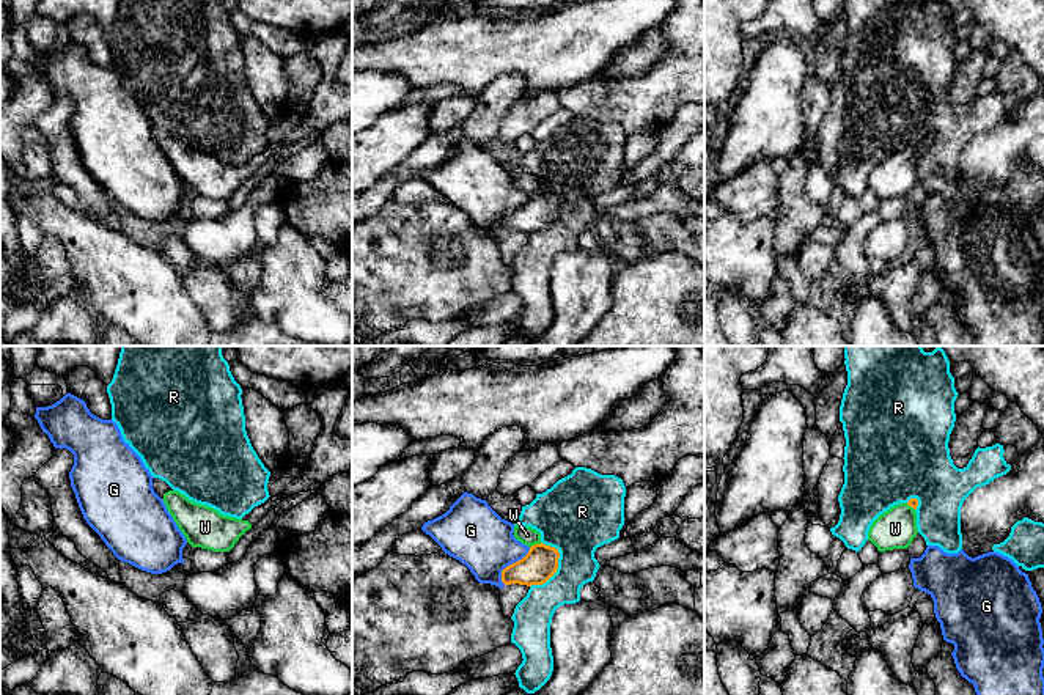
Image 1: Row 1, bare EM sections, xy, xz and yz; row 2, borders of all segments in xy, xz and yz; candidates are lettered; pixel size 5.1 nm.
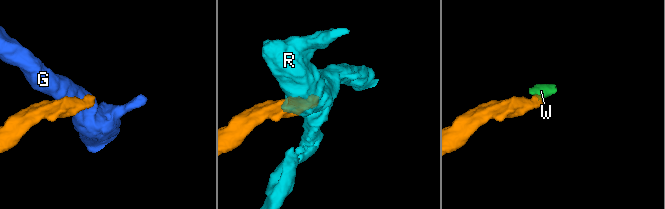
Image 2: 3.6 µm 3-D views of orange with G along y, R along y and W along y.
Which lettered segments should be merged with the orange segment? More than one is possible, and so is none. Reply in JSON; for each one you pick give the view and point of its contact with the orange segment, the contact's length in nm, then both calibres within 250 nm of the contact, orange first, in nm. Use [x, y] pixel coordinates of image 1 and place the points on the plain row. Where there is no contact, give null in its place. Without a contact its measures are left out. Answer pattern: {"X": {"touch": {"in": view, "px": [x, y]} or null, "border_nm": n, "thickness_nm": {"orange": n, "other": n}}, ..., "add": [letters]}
{"W": {"touch": {"in": "xz", "px": [535, 192]}, "border_nm": 70, "thickness_nm": {"orange": 170, "other": 90}}, "add": ["W"]}

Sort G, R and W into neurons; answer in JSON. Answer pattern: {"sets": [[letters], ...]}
{"sets": [["G"], ["R"], ["W"]]}

